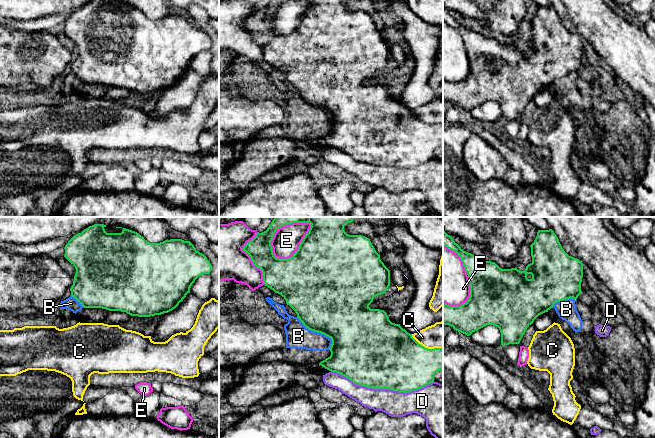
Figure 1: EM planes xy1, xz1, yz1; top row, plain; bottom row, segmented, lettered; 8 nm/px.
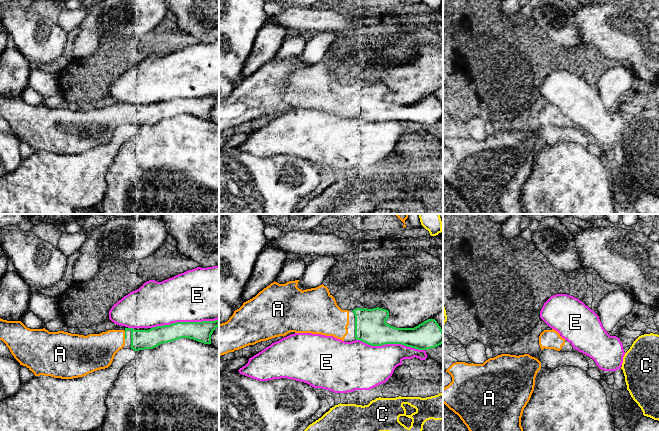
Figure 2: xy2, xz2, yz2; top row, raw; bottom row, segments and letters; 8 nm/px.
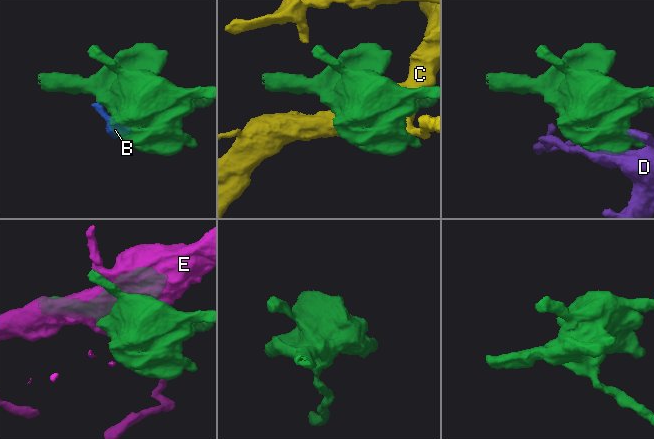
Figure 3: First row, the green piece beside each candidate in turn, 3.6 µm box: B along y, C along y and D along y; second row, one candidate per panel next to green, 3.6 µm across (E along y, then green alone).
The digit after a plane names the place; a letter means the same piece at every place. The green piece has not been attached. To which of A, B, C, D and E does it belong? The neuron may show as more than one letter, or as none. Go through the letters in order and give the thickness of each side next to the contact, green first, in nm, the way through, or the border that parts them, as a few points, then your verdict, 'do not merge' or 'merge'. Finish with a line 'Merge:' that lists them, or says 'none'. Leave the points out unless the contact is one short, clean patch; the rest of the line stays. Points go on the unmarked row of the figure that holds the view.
A: 160/280 nm | merge
B: 500/190 nm | along xz1 (297, 92), (309, 105), (326, 111), (331, 116), (330, 124) | do not merge
C: 440/220 nm | do not merge
D: 500/200 nm | do not merge
E: 500/220 nm | do not merge
Merge: A

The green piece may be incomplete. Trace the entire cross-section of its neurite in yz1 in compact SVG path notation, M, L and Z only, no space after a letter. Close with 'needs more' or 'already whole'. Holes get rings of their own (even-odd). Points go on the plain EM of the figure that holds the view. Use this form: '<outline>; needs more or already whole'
M552 5L538 6L530 21L532 38L524 47L516 43L502 45L495 38L464 27L444 6L443 21L460 32L470 61L470 73L466 79L460 82L443 79L443 101L449 101L467 112L493 101L500 106L502 122L519 120L527 104L539 91L548 88L555 79L577 75L582 69L583 39L564 27Z; already whole

